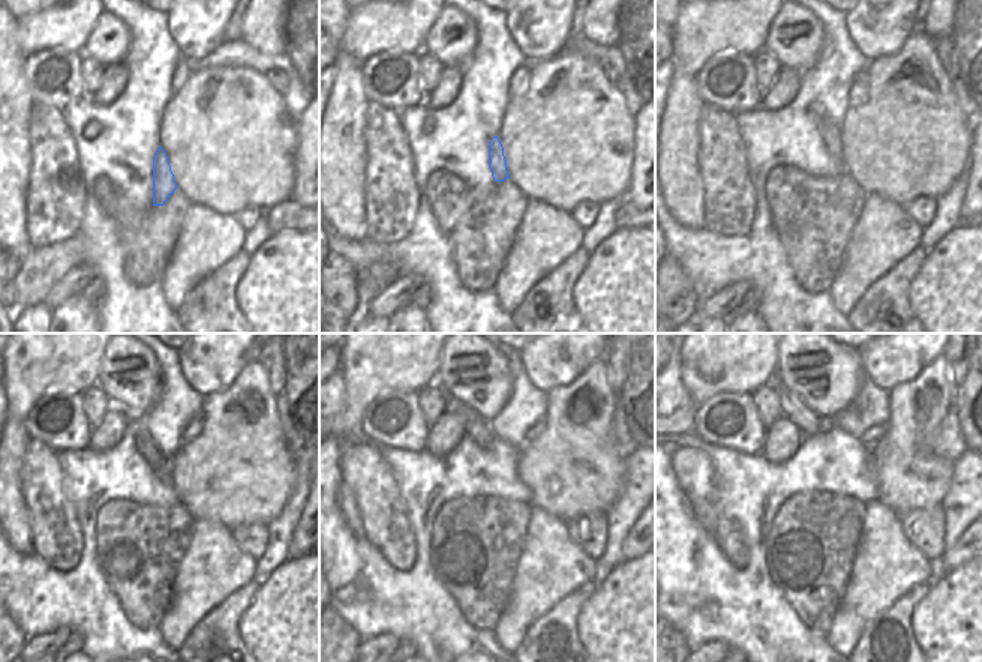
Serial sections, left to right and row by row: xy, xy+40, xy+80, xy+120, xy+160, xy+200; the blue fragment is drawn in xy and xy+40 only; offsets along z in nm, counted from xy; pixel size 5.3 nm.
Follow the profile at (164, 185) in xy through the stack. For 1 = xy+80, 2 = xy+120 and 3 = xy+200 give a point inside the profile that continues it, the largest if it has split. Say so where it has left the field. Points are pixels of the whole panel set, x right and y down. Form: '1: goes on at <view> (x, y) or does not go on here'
1: goes on at xy+80 (832, 144)
2: goes on at xy+120 (144, 443)
3: goes on at xy+200 (792, 407)

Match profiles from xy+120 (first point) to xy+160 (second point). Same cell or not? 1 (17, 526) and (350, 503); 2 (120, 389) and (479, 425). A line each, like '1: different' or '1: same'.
1: same
2: different

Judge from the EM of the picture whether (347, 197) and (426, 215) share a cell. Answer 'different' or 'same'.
different

